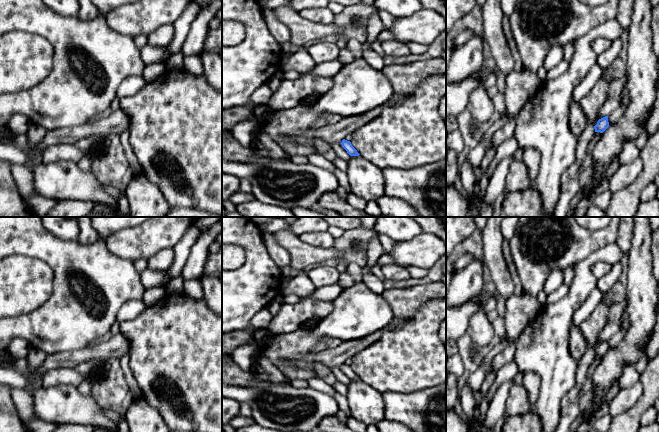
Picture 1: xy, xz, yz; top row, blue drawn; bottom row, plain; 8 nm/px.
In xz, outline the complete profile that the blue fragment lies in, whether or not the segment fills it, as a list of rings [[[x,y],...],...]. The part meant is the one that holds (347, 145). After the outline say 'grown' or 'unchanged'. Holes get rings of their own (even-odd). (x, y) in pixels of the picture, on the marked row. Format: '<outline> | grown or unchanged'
[[[345,139],[341,142],[342,147],[347,151],[347,153],[350,156],[359,156],[360,154],[357,152],[357,150],[352,146],[350,141],[347,141]]] | unchanged

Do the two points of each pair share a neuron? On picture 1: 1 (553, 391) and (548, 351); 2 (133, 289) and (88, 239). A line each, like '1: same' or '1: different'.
1: same
2: different

